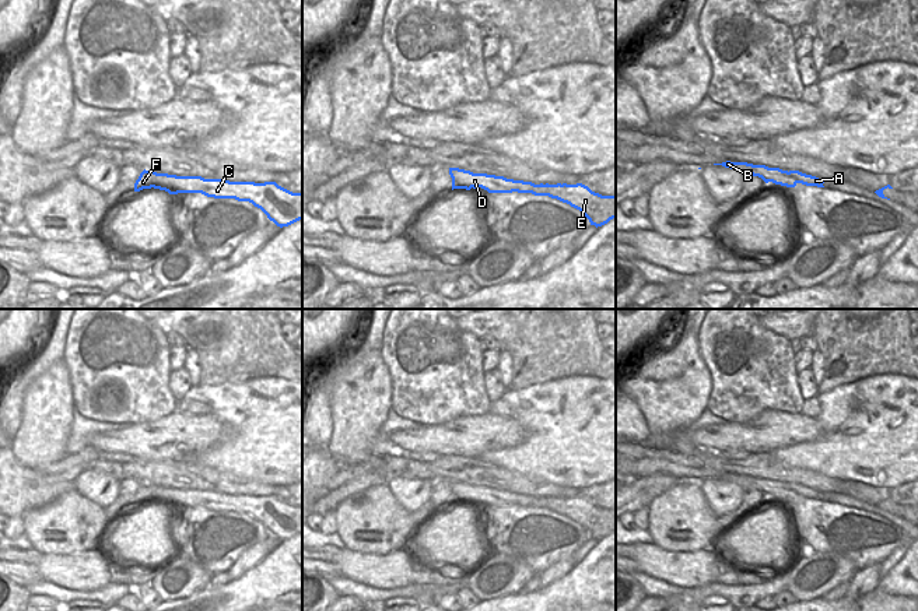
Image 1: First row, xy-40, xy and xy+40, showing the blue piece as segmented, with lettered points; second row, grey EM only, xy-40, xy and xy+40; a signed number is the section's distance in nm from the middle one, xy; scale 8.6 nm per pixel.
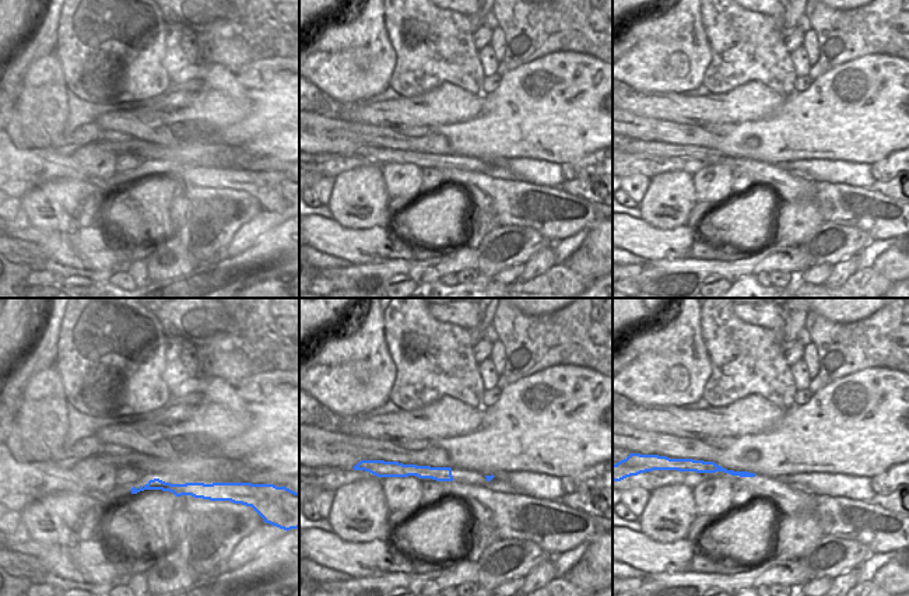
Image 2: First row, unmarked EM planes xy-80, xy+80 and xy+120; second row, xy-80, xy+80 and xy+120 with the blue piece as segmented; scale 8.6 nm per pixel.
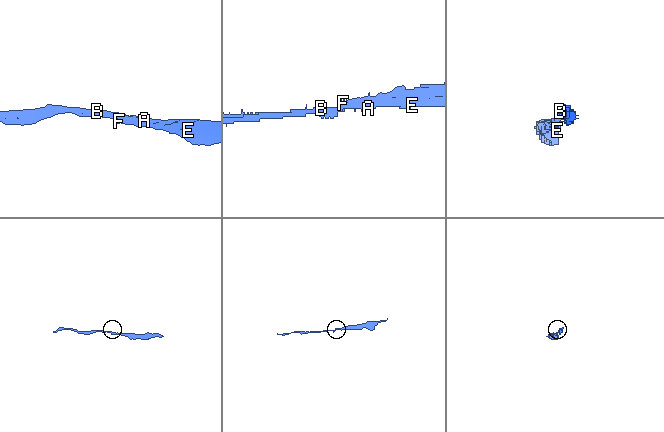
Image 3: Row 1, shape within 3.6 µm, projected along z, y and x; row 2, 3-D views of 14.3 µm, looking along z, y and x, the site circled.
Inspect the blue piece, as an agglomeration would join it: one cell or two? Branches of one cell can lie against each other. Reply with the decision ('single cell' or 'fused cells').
single cell

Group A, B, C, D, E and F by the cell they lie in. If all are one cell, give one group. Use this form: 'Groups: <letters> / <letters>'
Groups: A B C D E F

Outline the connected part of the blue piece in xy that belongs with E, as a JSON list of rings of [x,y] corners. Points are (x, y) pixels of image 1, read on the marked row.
[[[449,168],[449,175],[452,178],[452,190],[481,187],[488,193],[518,192],[557,199],[579,210],[589,220],[591,225],[596,228],[616,218],[616,196],[602,196],[582,183],[535,185],[532,182],[514,180],[504,176],[473,173],[459,168]]]

